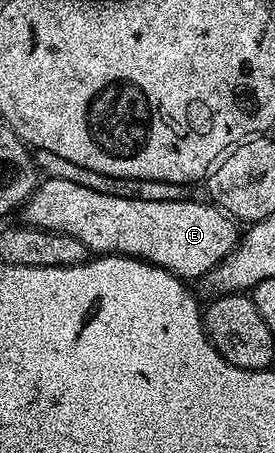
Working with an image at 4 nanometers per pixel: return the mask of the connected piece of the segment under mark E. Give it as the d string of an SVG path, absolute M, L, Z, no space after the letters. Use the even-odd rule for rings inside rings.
M45 177L23 206L24 224L71 235L93 255L140 257L176 277L204 278L239 244L238 222L223 209L201 201L152 201L149 197L103 195L68 179Z

